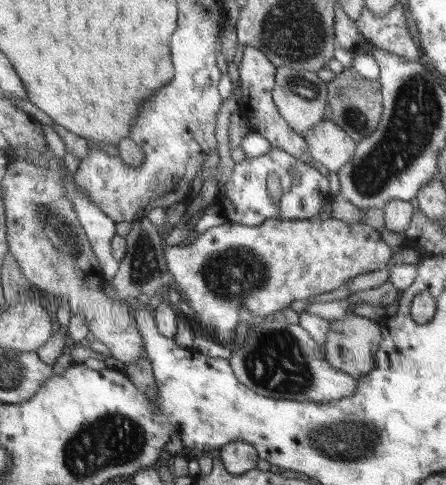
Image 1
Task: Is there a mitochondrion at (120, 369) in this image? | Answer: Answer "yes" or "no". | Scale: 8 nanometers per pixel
no

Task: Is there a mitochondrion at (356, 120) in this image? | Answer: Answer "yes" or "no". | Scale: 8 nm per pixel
yes

